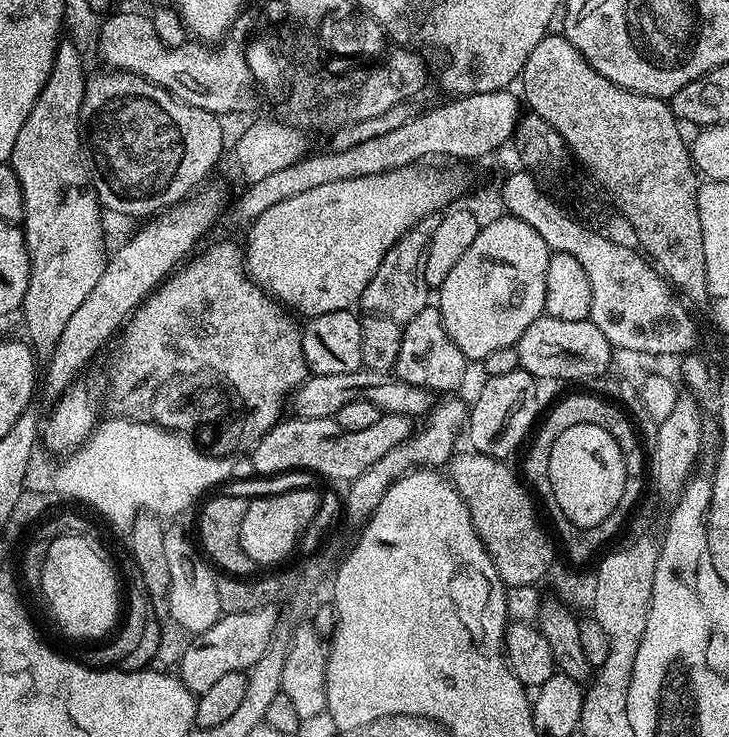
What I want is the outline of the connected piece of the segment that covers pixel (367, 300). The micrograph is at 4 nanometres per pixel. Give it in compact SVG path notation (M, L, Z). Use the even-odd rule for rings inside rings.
M417 226L411 232L402 234L402 238L398 238L398 242L394 242L394 246L386 250L386 258L382 258L382 266L374 270L374 278L370 278L370 286L366 286L366 290L362 290L360 295L358 304L359 307L364 307L365 313L385 316L403 326L410 318L414 318L414 314L418 314L418 310L429 307L430 289L424 277L424 267L430 236L422 229L423 227Z

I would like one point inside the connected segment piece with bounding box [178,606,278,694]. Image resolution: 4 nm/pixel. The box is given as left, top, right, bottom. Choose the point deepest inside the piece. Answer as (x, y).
(236, 641)

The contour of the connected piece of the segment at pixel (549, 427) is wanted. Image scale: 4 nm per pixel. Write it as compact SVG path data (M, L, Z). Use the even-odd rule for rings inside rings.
M572 392L569 396L564 396L546 415L539 421L530 443L527 445L528 453L524 456L523 479L527 487L534 490L535 495L545 500L549 506L555 505L556 499L552 493L552 487L548 485L548 467L550 466L550 450L554 450L554 442L558 442L558 434L562 434L564 428L570 426L582 426L583 424L603 424L604 429L612 435L614 442L622 450L622 454L632 454L634 452L634 442L638 439L637 429L633 421L626 415L623 407L611 404L608 400L603 400L600 396L595 396L592 392ZM536 436L536 437L535 437ZM532 444L532 445L531 445ZM528 479L528 480L527 480Z

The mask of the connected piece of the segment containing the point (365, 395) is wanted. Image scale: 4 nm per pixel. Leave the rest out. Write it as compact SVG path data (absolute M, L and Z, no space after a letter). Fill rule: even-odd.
M361 370L350 374L326 374L325 376L309 375L296 387L290 397L290 408L302 420L322 418L327 420L335 417L346 402L369 400L374 402L385 413L399 412L409 418L423 417L434 404L433 393L418 386L410 386L406 382L393 378L388 374Z

